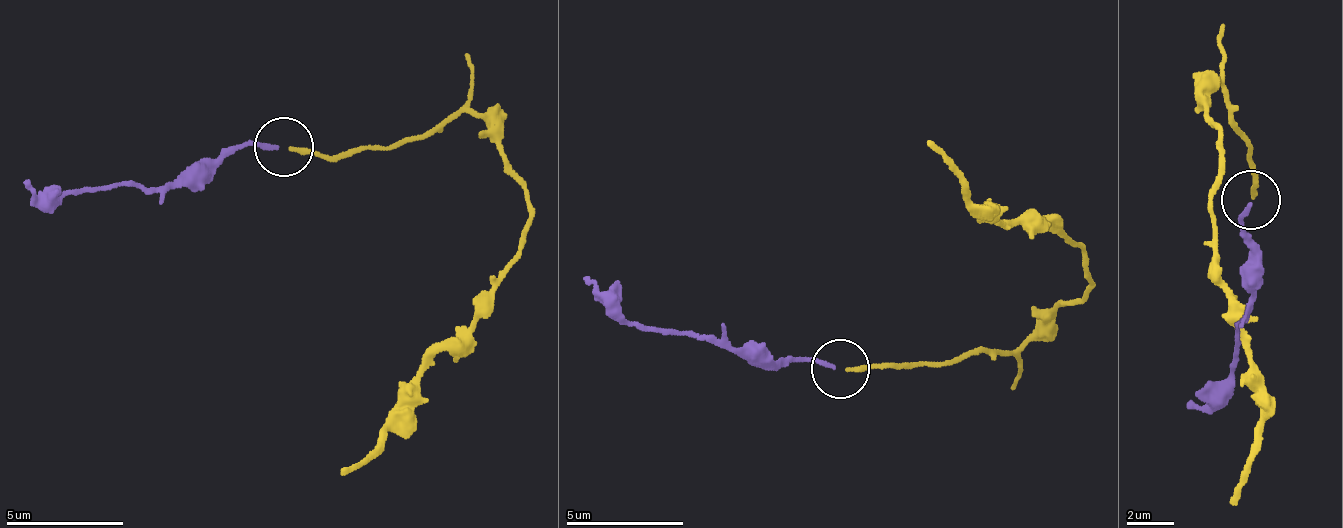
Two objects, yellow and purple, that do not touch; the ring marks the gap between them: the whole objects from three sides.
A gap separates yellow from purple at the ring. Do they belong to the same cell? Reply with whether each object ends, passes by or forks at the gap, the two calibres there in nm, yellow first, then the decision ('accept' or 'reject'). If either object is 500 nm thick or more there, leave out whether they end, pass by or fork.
yellow ends; purple ends; calibres 200 and 190 nm; accept

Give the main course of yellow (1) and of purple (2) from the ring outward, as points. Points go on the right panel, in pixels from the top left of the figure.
1: (1251, 194), (1253, 146), (1218, 84), (1208, 87), (1214, 255), (1259, 415), (1232, 507)
2: (1250, 200), (1240, 233), (1251, 250), (1246, 311), (1233, 370), (1201, 405), (1189, 397)

